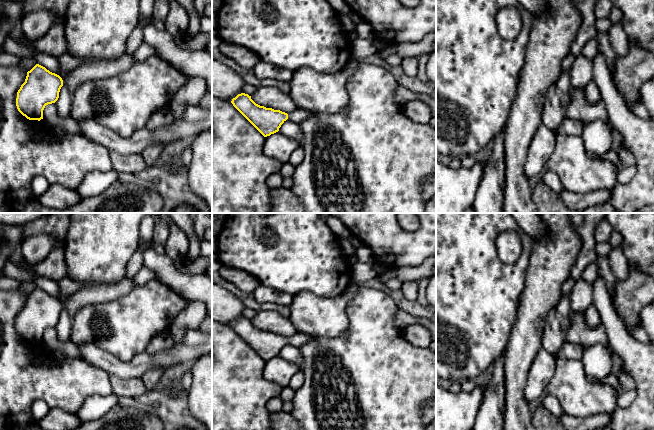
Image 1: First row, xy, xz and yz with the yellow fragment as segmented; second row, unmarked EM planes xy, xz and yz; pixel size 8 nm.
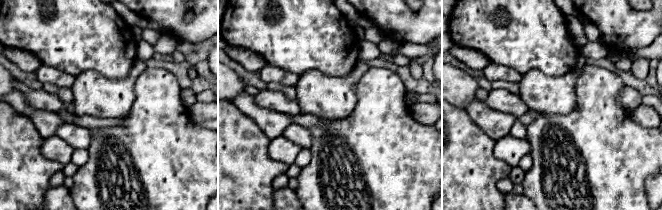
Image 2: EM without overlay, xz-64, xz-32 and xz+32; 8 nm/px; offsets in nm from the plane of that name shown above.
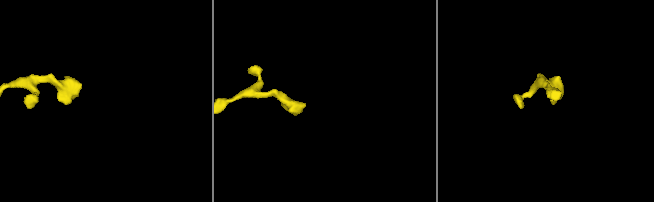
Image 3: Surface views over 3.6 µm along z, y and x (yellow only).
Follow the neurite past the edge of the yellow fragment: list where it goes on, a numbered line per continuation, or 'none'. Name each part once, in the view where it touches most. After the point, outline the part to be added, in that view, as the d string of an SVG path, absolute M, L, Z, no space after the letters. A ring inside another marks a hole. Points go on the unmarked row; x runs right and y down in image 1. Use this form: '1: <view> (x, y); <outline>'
1: xz (298, 340); M296 333L288 338L288 343L300 348L310 340L310 337L304 334Z

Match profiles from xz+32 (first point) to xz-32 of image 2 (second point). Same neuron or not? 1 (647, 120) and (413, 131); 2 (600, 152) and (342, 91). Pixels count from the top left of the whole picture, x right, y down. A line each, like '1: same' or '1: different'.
1: different
2: different

